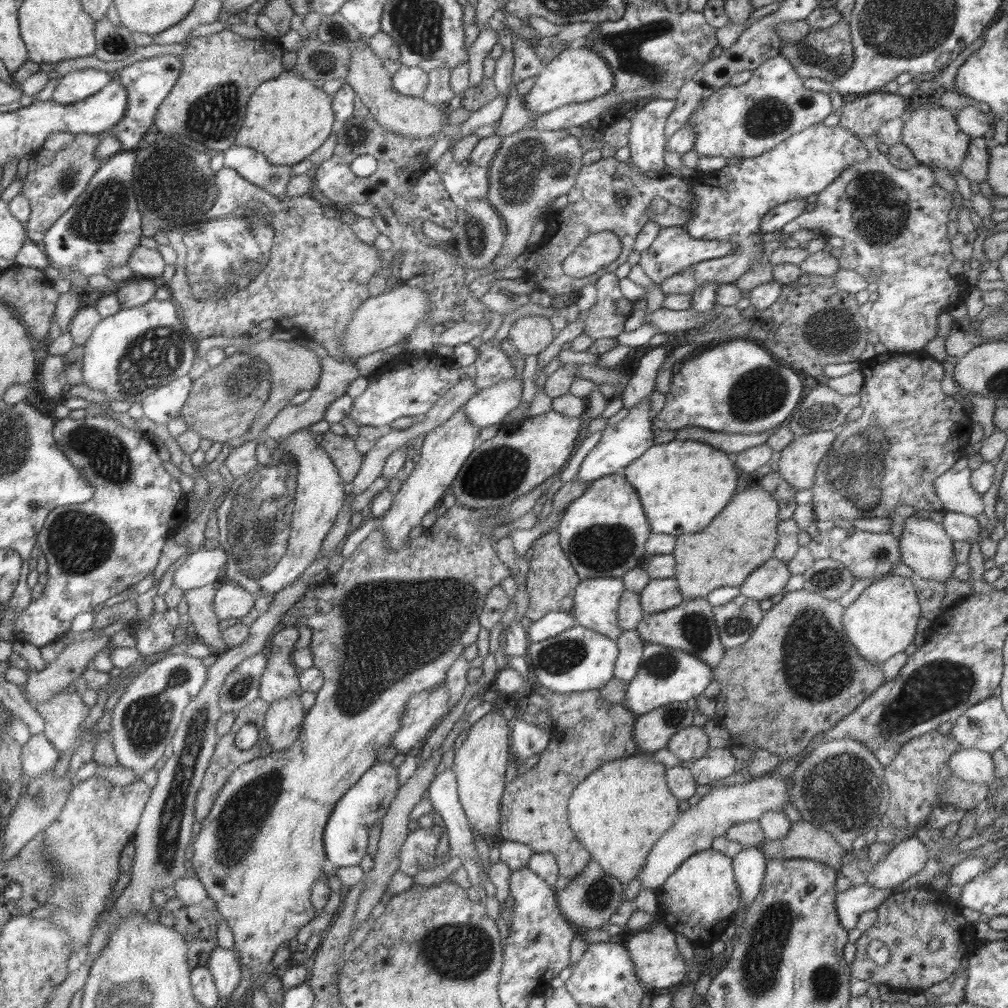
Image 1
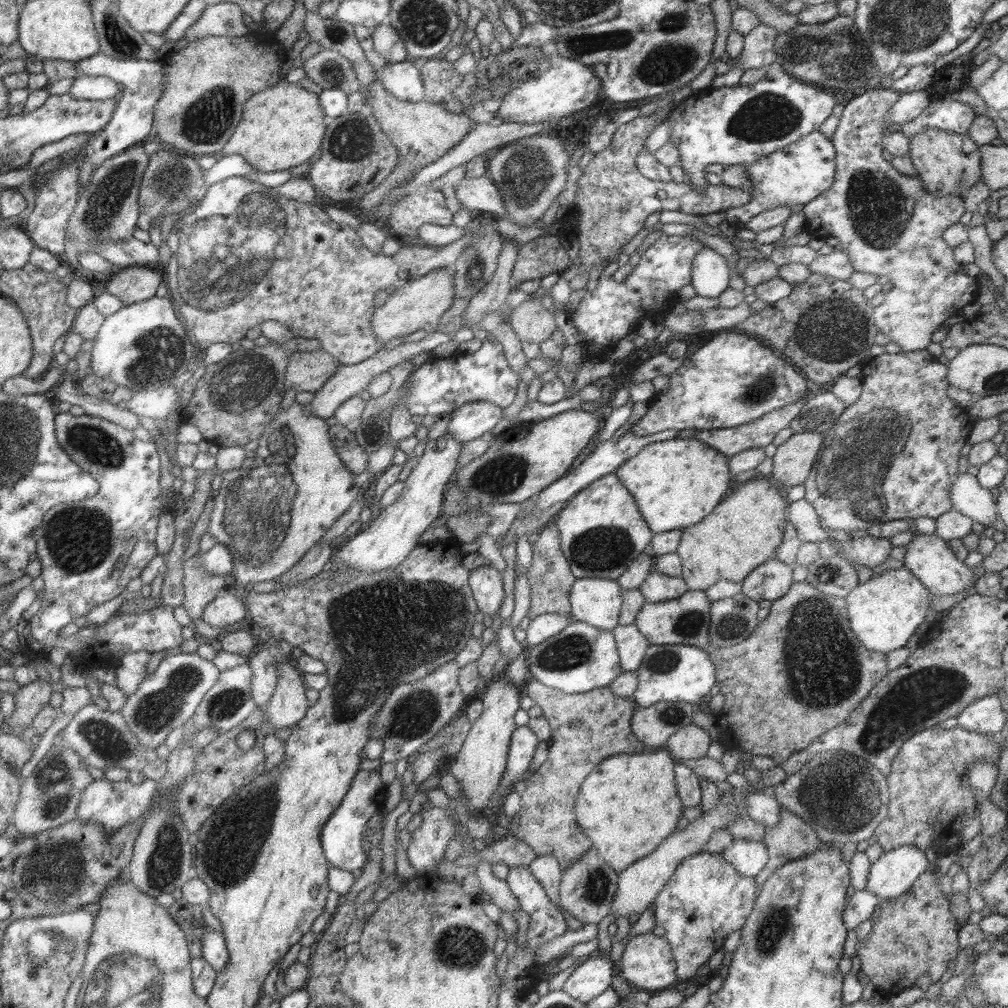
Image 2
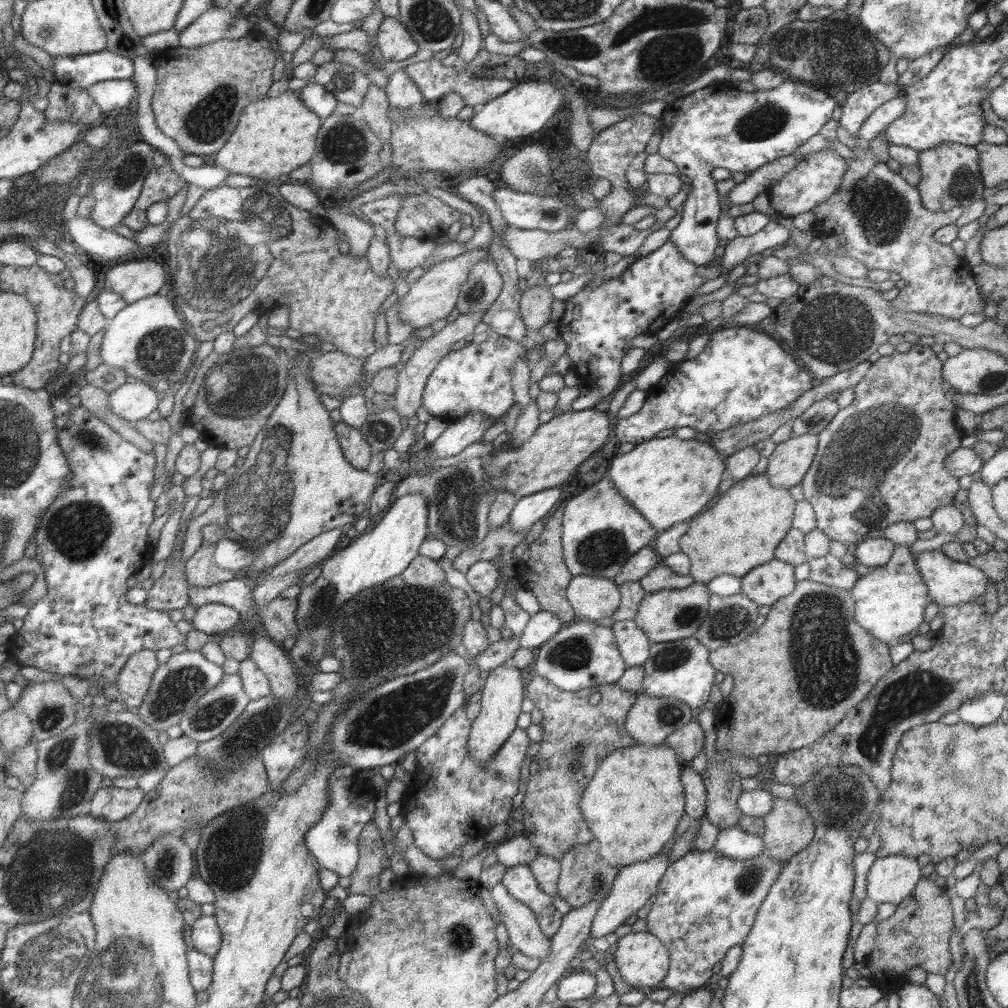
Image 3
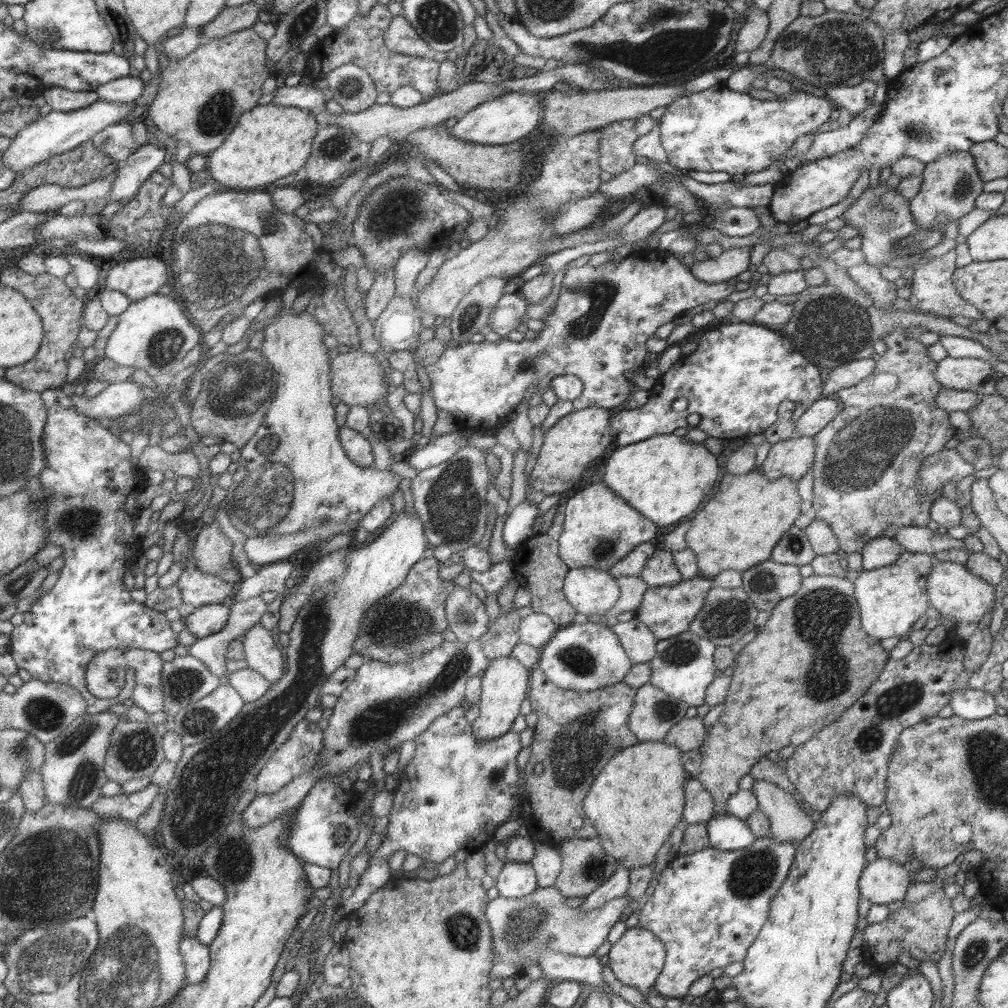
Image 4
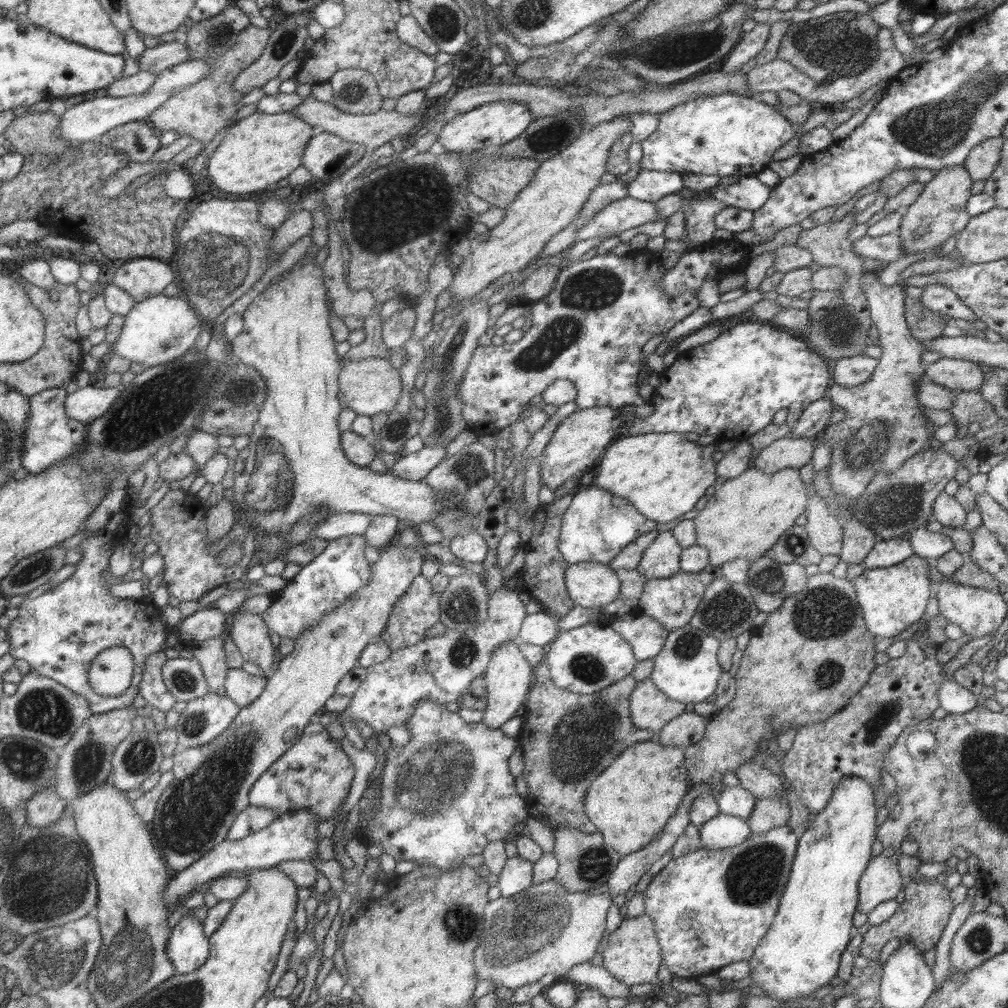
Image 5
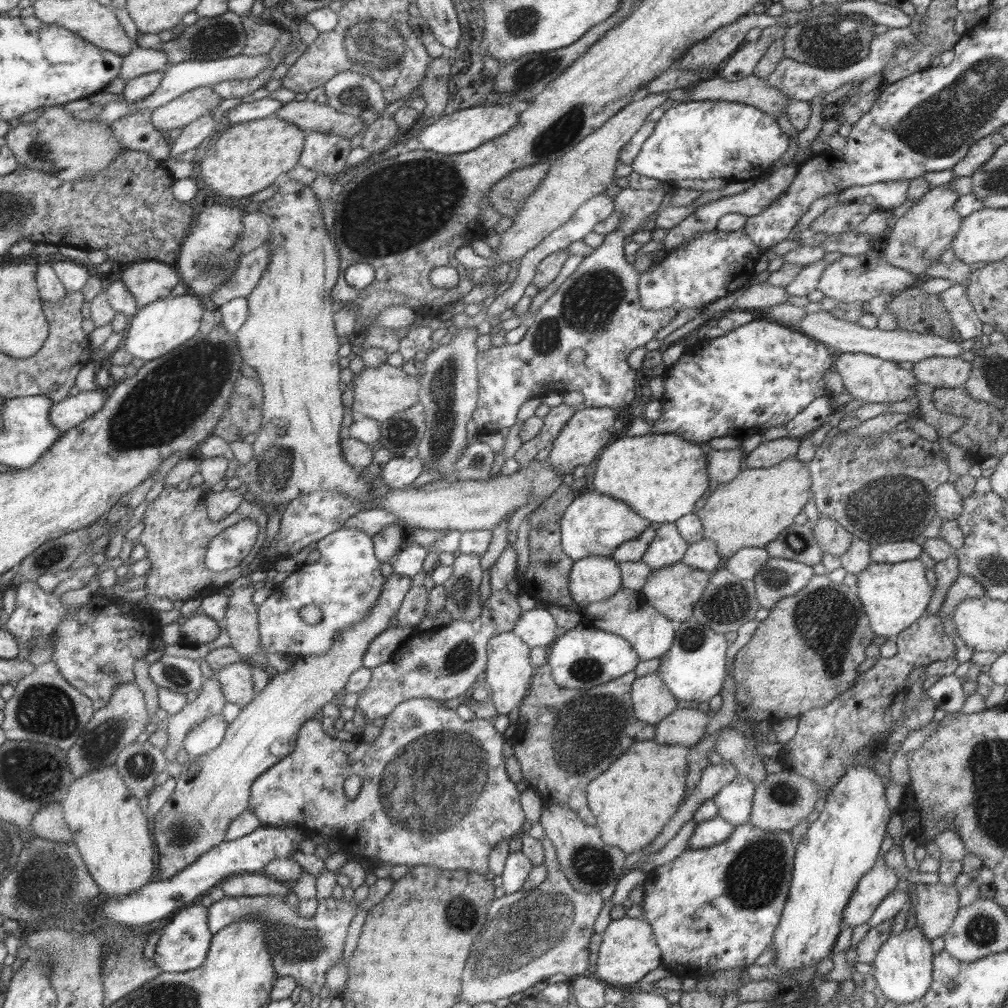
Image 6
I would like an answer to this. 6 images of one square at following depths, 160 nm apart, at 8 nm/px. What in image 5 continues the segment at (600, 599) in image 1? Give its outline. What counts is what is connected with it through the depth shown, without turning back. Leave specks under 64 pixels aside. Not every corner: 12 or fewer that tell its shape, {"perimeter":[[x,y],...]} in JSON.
{"perimeter":[[581,561],[565,569],[569,599],[599,608],[619,598],[609,565]]}

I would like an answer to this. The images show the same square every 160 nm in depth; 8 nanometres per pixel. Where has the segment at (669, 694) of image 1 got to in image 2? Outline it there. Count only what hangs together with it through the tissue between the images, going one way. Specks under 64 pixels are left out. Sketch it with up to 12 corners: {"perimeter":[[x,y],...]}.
{"perimeter":[[649,645],[637,707],[697,705],[716,684],[708,651]]}

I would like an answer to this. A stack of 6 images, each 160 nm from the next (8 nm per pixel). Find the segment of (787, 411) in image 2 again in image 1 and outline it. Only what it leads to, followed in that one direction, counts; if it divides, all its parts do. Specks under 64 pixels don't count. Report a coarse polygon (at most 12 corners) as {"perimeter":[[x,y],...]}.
{"perimeter":[[687,426],[675,439],[708,444],[727,455],[759,446],[776,431],[726,433]]}

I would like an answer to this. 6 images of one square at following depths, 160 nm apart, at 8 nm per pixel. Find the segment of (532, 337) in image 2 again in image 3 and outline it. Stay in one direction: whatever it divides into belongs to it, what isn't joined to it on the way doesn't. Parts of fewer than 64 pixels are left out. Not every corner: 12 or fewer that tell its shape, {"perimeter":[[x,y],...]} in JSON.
{"perimeter":[[544,282],[521,291],[518,316],[537,331],[549,322],[553,298]]}

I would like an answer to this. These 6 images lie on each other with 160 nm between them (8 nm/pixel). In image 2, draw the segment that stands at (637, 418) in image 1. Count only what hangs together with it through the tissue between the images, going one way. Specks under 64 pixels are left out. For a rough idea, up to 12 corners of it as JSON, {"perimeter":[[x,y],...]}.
{"perimeter":[[678,430],[599,442],[572,472],[531,497],[534,512],[564,504],[646,444]]}

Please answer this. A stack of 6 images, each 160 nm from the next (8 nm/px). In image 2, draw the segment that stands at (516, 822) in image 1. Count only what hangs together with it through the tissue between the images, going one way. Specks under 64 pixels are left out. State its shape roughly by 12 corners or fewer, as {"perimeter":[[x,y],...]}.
{"perimeter":[[525,685],[548,755],[503,822],[567,870],[592,848],[573,814],[605,756],[643,753],[637,707],[608,686]]}

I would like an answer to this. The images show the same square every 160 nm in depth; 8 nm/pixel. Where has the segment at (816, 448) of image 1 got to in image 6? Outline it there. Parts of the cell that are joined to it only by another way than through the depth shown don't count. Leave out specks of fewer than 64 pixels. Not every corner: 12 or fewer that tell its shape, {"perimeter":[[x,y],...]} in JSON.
{"perimeter":[[800,438],[760,442],[745,469],[765,469],[797,454]]}

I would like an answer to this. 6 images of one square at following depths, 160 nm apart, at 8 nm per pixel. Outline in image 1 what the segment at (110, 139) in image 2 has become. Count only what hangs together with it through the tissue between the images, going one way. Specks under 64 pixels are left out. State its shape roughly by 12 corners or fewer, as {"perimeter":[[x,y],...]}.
{"perimeter":[[178,55],[114,72],[125,114],[106,133],[121,151],[142,145],[180,66]]}

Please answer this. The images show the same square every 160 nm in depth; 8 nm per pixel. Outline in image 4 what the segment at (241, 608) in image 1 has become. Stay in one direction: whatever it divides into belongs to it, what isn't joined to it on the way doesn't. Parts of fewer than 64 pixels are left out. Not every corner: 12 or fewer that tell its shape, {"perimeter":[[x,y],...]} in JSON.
{"perimeter":[[228,604],[195,609],[184,628],[205,638],[228,620]]}

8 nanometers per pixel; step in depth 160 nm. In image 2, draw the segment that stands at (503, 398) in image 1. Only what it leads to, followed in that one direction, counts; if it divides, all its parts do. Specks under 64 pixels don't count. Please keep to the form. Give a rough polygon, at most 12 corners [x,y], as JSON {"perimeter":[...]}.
{"perimeter":[[469,402],[451,413],[446,432],[475,440],[498,424],[502,410]]}

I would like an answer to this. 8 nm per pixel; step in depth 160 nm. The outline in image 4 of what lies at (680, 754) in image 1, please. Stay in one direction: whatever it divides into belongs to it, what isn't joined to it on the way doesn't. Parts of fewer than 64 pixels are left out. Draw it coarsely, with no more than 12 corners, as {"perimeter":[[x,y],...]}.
{"perimeter":[[683,717],[662,741],[685,752],[703,742],[699,717]]}

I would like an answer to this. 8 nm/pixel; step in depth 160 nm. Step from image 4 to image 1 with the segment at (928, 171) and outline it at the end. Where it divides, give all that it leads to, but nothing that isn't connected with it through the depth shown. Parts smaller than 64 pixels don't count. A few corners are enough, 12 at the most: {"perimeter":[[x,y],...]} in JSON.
{"perimeter":[[923,103],[900,141],[919,165],[960,169],[970,136],[953,112]]}

